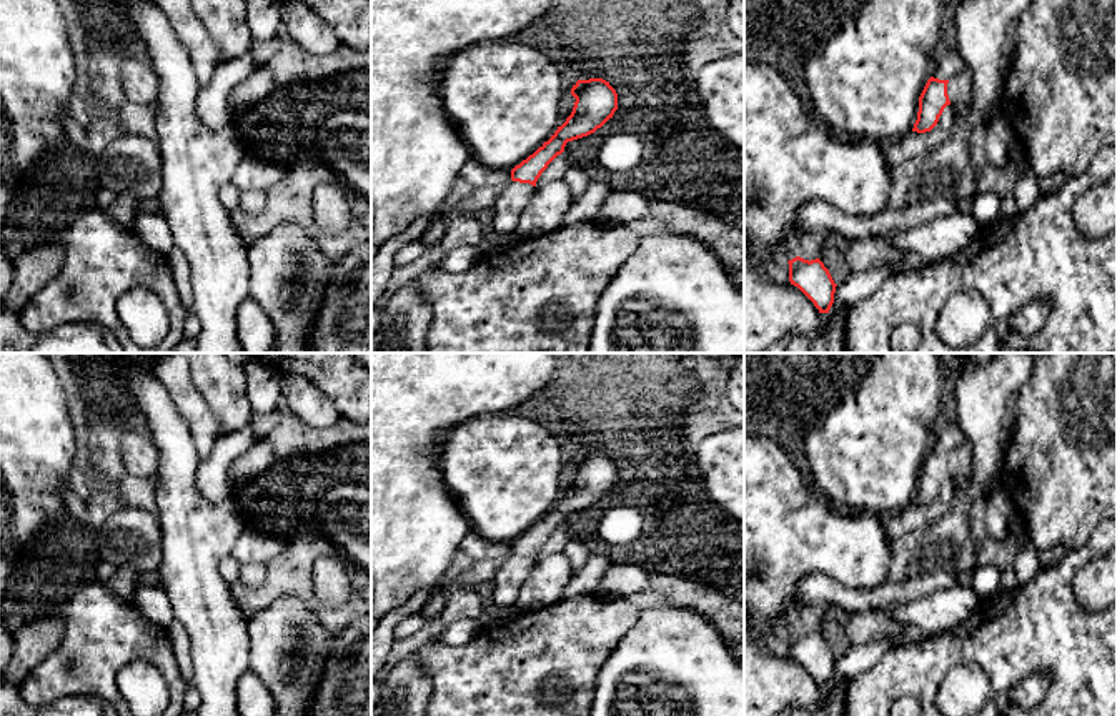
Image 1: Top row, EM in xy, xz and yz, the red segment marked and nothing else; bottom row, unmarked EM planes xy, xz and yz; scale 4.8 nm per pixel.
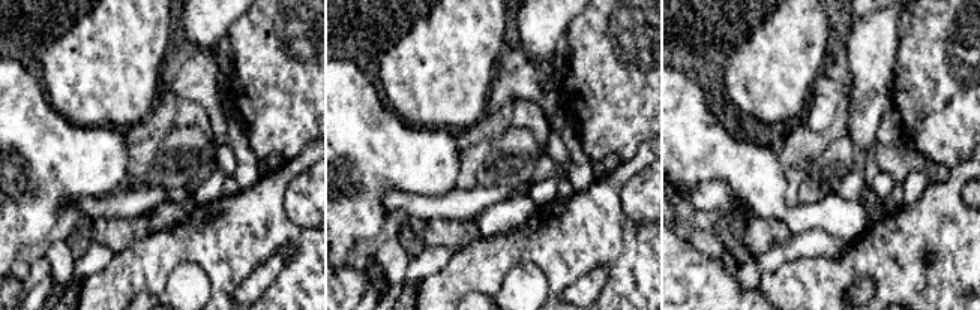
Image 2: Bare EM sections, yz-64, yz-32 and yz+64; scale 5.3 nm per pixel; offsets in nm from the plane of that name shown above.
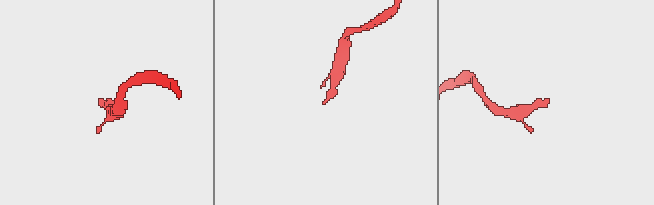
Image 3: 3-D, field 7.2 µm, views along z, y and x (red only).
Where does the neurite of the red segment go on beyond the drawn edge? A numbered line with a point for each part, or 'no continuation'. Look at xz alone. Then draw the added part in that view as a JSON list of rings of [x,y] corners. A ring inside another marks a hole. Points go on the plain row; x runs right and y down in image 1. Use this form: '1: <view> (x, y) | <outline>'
1: xz (515, 570) | [[[509,554],[496,571],[489,594],[498,606],[516,606],[518,594],[534,568],[534,559],[529,556]]]

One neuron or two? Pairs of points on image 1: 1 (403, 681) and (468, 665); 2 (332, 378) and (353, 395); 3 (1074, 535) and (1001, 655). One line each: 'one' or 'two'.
1: two
2: one
3: two

